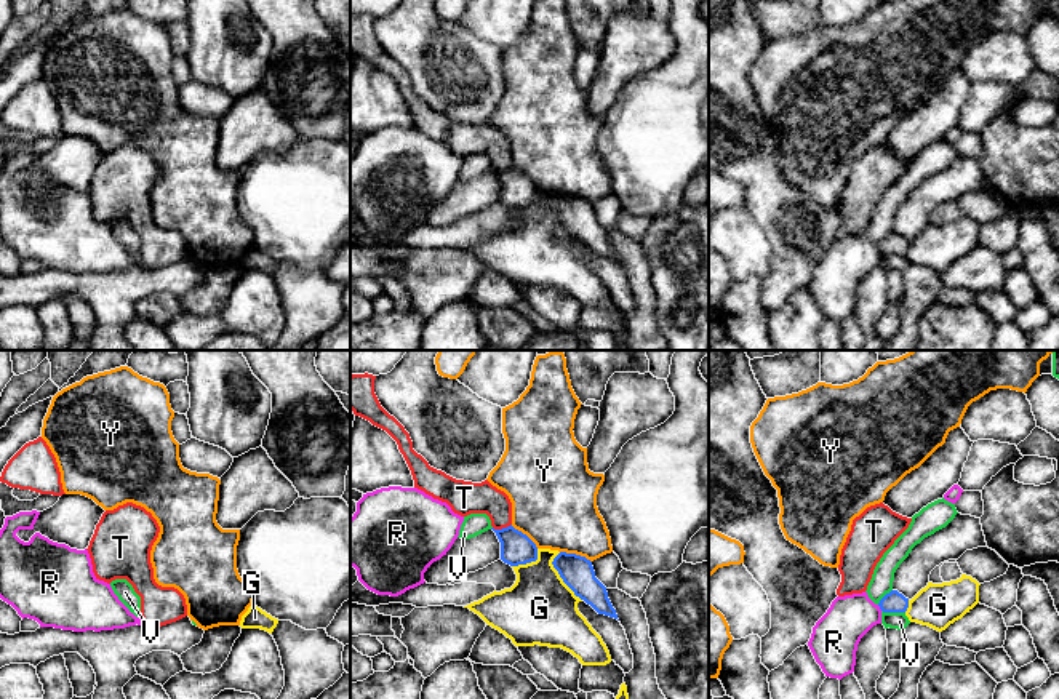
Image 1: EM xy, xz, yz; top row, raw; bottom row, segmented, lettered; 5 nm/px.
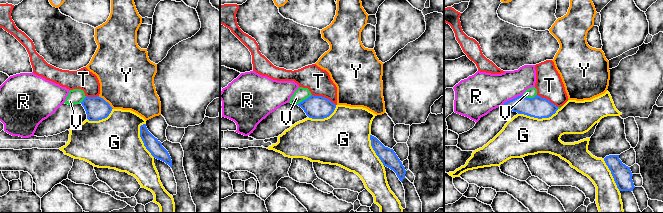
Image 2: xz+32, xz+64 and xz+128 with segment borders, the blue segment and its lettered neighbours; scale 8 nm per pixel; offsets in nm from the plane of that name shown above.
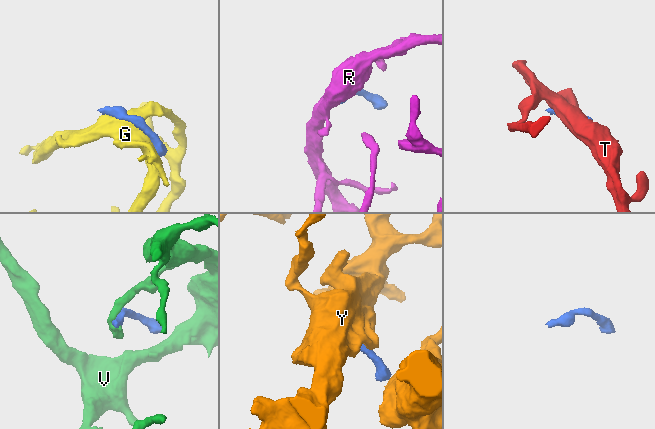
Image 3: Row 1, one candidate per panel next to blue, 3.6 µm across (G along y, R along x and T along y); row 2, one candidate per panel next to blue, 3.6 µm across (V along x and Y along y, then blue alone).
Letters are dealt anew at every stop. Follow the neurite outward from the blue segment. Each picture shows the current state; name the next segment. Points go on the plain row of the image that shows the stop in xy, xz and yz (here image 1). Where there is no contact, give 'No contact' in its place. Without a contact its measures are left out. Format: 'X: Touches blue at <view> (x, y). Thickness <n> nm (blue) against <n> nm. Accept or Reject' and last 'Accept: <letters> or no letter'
G: Touches blue at xz (560, 218). Thickness 160 nm (blue) against 360 nm. Reject
R: Touches blue at yz (880, 250). Thickness 110 nm (blue) against 220 nm. Reject
T: Touches blue at xz (503, 170). Thickness 160 nm (blue) against 170 nm. Reject
V: Touches blue at yz (893, 253). Thickness 110 nm (blue) against 90 nm. Reject
Y: Touches blue at xz (575, 195). Thickness 160 nm (blue) against 400 nm. Reject
Accept: no letter

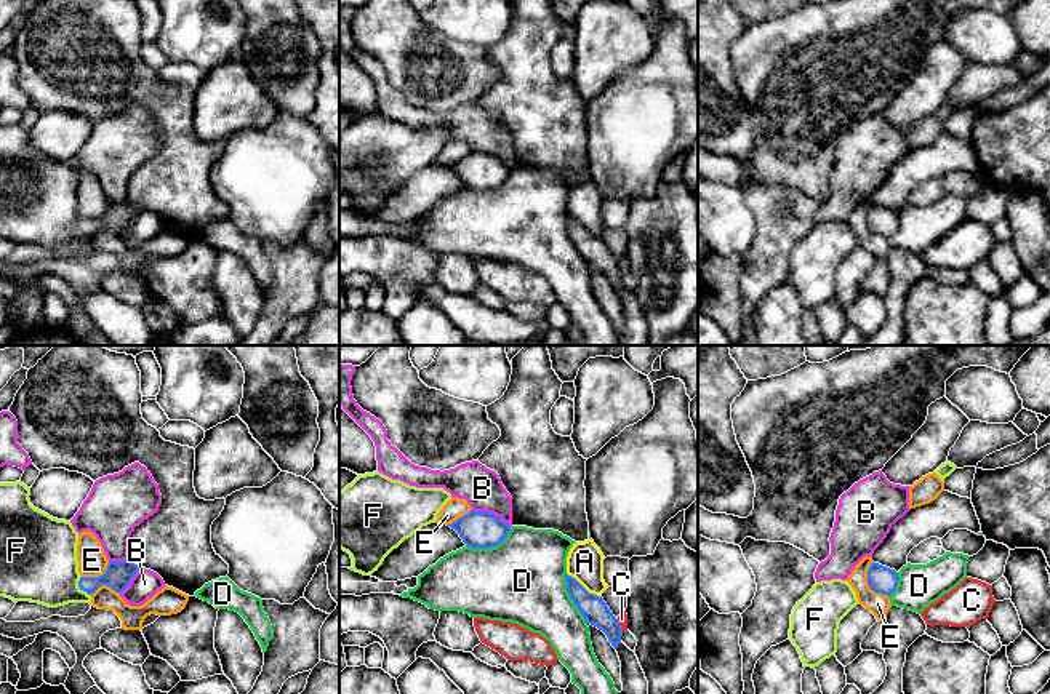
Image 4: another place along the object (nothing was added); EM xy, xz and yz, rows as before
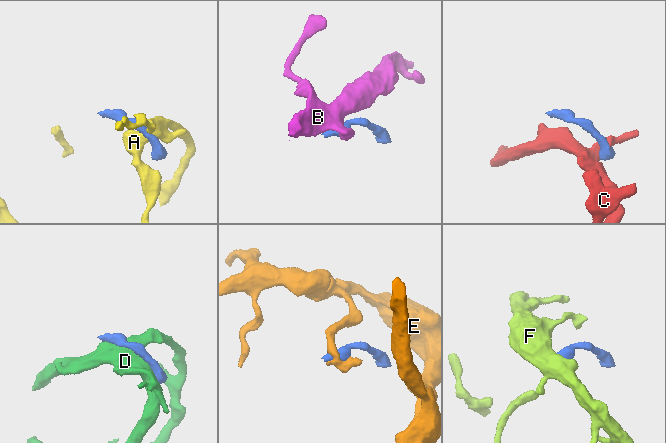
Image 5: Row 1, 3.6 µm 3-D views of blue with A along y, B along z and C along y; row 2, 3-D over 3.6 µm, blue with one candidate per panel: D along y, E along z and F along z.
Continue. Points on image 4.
A: Touches blue at xz (581, 227). Thickness 140 nm (blue) against 190 nm. Reject
B: Touches blue at xz (492, 155). Thickness 190 nm (blue) against 200 nm. Reject
C: Touches blue at xz (620, 267). Thickness 140 nm (blue) against 50 nm. Reject
D: Touches blue at xz (490, 189). Thickness 190 nm (blue) against 440 nm. Reject
E: Touches blue at yz (868, 226). Thickness 140 nm (blue) against 110 nm. Reject
F: Touches blue at xy (80, 229). Thickness 140 nm (blue) against 380 nm. Reject
Accept: no letter

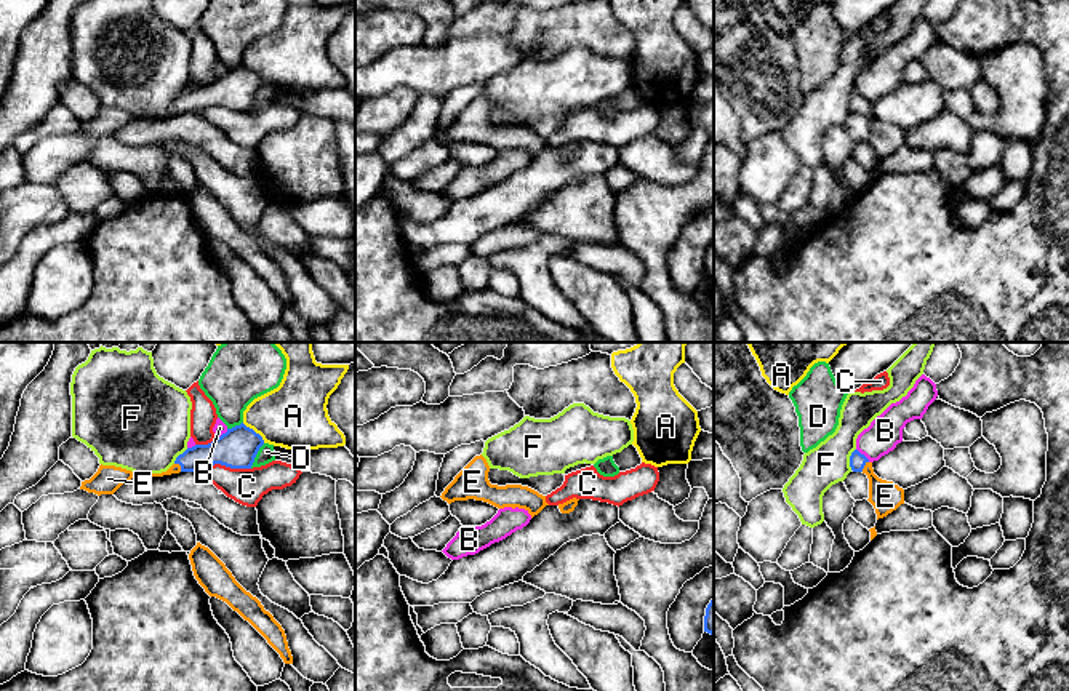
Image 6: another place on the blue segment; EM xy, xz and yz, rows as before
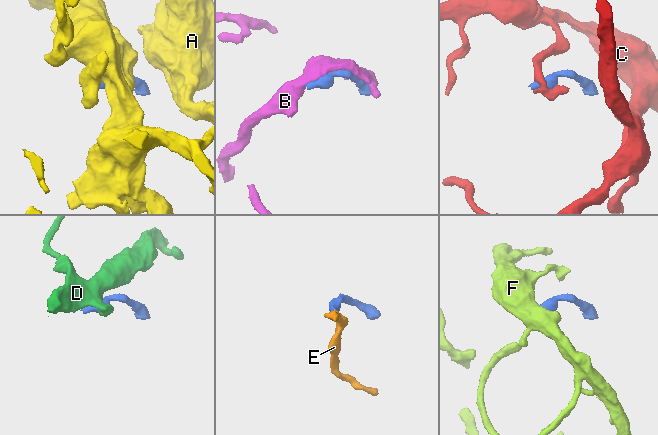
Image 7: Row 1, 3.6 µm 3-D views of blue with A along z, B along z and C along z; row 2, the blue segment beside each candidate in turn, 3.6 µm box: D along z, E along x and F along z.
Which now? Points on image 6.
A: Touches blue at xy (253, 72). Thickness 200 nm (blue) against 320 nm. Reject
B: Touches blue at yz (863, 96). Thickness 80 nm (blue) against 170 nm. Reject
C: Touches blue at xy (223, 106). Thickness 200 nm (blue) against 190 nm. Reject
D: Touches blue at xy (255, 98). Thickness 200 nm (blue) against 90 nm. Reject
E: Touches blue at xy (180, 106). Thickness 160 nm (blue) against 50 nm. Accept
F: Touches blue at yz (850, 101). Thickness 80 nm (blue) against 200 nm. Reject
Accept: E

